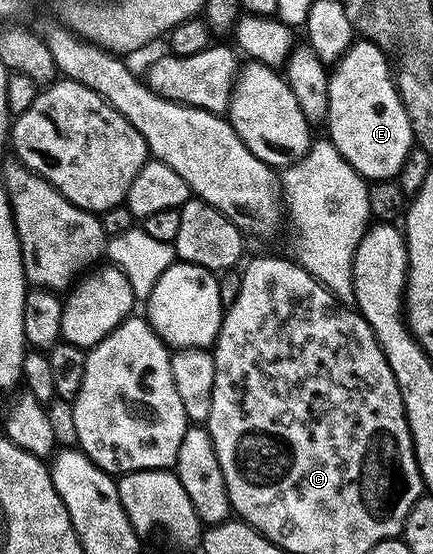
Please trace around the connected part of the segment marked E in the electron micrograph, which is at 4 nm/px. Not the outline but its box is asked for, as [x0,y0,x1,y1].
[325,40,413,180]

